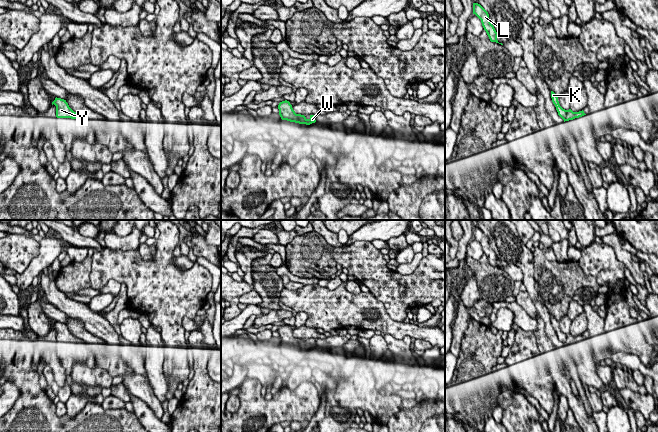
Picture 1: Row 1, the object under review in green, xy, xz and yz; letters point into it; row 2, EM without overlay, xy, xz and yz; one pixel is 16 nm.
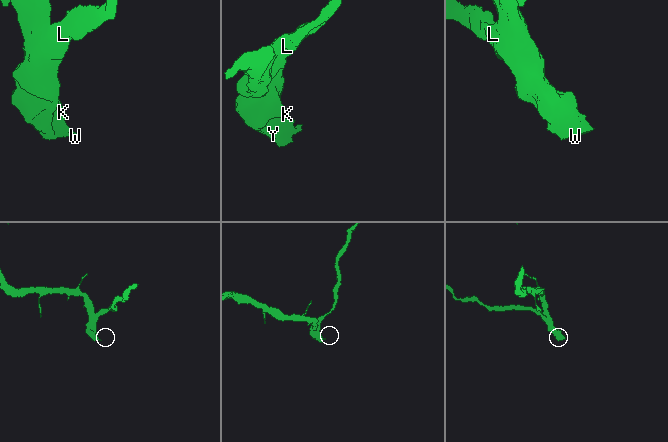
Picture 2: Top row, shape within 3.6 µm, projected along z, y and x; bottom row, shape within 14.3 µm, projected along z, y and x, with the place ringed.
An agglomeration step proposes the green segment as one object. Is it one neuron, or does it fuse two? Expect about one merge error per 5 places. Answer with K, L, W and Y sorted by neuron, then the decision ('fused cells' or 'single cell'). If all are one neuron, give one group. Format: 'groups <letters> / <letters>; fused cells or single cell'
groups K L W Y; single cell

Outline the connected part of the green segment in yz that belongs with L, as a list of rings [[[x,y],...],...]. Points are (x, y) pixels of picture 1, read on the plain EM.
[[[473,227],[473,238],[475,238],[482,247],[484,254],[486,255],[491,266],[499,267],[497,264],[498,257],[489,244],[488,236],[478,227]]]

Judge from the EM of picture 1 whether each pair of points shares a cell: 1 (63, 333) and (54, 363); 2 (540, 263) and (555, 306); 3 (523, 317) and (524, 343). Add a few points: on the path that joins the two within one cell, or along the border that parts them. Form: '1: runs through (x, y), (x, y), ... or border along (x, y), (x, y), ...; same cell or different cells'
1: border along (57, 357), (66, 374); different cells
2: runs through (547, 274), (552, 285), (551, 295); same cell
3: border along (519, 327), (532, 332); different cells

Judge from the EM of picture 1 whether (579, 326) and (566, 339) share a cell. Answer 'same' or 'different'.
different

